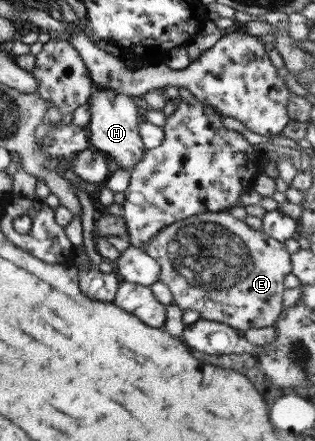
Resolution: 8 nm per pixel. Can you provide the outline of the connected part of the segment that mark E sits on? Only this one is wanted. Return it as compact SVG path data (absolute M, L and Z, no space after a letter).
M202 212L172 223L147 243L146 254L160 266L160 279L172 292L172 304L196 311L201 319L229 325L246 331L273 327L283 309L285 277L292 270L291 254L284 242L234 219L230 212Z

